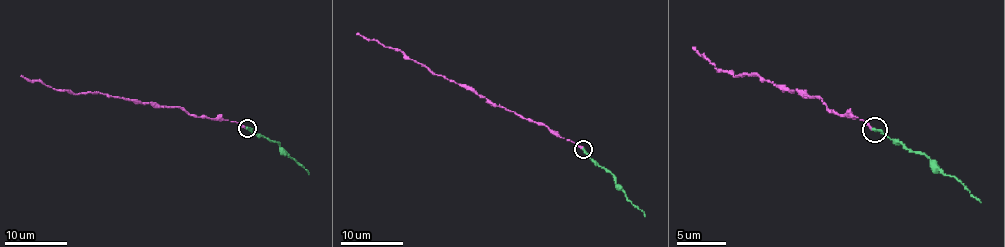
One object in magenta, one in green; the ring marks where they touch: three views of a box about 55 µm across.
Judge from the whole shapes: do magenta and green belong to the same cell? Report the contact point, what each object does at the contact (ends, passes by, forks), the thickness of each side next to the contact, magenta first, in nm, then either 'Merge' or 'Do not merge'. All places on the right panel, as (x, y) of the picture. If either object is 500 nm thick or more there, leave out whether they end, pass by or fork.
Place: (875, 129). At the ring magenta ends. At the ring green ends. Thickness 280 nm (magenta) against 300 nm. Merge

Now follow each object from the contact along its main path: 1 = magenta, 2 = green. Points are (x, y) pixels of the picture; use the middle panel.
1: (581, 149), (558, 137), (544, 124), (492, 105), (473, 91), (407, 58), (399, 50), (357, 33)
2: (583, 149), (613, 176), (644, 217)

